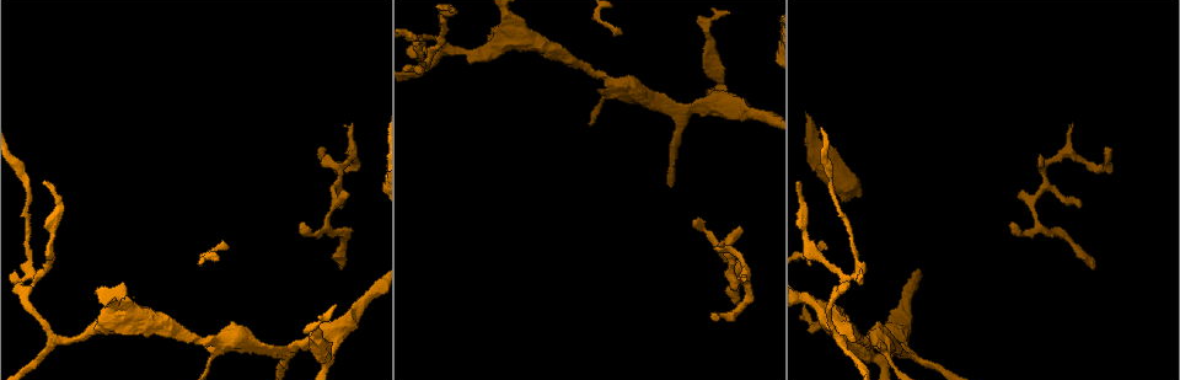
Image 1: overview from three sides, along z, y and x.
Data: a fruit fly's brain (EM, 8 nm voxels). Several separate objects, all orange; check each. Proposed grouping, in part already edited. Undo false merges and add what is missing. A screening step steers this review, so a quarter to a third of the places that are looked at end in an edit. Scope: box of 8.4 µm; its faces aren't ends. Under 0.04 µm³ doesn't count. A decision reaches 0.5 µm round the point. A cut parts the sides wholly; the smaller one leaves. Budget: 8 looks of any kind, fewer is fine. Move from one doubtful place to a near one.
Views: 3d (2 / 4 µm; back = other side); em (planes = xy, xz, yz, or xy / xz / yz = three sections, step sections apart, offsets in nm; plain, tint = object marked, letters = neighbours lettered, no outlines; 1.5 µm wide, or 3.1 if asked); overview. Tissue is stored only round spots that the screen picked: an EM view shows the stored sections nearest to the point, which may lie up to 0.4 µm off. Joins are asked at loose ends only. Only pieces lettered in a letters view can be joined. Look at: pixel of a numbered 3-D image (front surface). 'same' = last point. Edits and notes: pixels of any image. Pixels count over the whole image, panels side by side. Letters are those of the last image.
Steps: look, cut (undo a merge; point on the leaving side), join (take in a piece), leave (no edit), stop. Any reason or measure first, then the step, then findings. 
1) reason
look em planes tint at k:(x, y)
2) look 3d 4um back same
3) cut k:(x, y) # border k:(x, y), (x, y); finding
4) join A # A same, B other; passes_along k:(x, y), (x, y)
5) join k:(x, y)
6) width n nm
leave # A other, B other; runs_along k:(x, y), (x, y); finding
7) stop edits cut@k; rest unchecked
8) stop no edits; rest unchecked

free end
look em planes letters at 1:(350, 123)

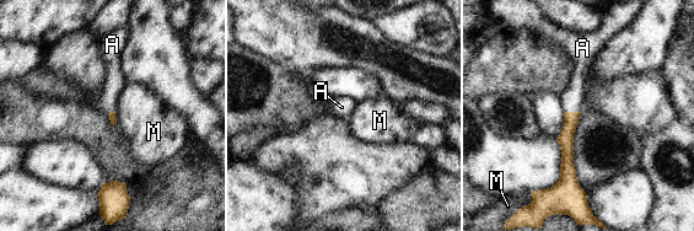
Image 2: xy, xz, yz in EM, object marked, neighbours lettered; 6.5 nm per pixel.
join A # A same, M other; passes_along 2:(565, 139), (573, 112), (573, 98); it goes on there

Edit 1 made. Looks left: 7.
look em planes letters at 1:(685, 111)

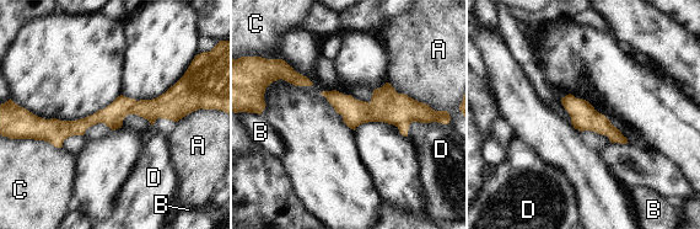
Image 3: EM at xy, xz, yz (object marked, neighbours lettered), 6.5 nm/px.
leave # A other, B other, C other, D other; one neuron here

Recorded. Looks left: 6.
two arms in line, one across
look em planes letters at 1:(428, 47)

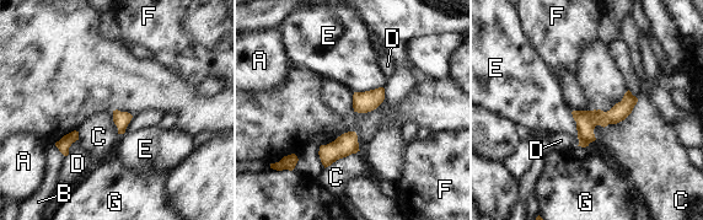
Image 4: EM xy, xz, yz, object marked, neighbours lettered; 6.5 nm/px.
longest_contact C 400 nm
leave # A other, B other, C other, D other, E other, F other, G other; runs_along 4:(633, 100), (597, 118), (581, 143); continuous, no second neuron

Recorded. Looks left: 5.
stop edits join@2; rest unchecked

